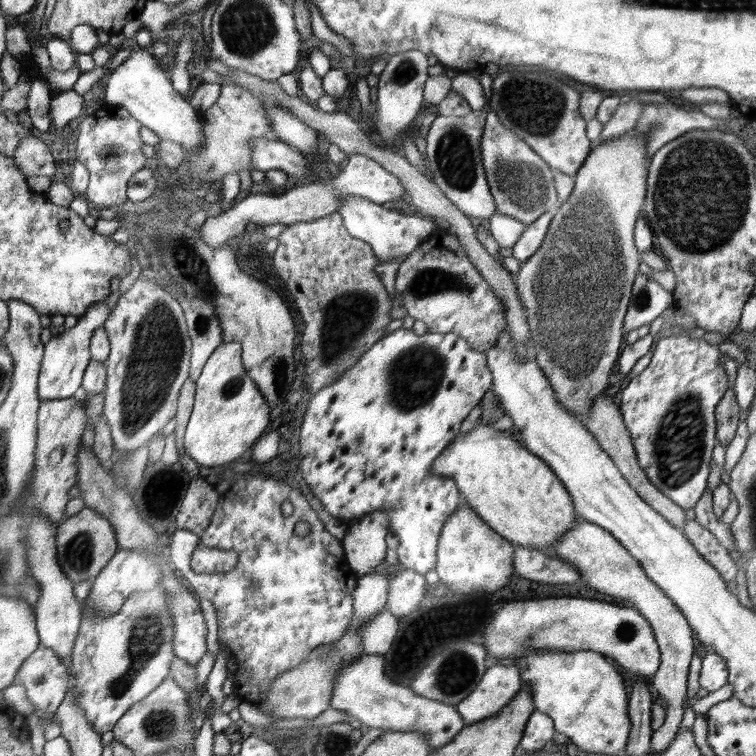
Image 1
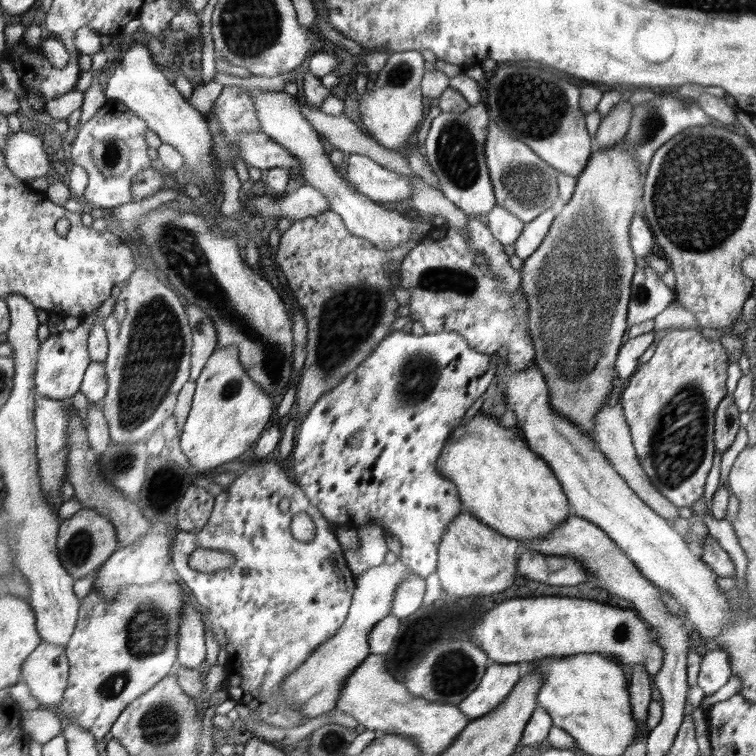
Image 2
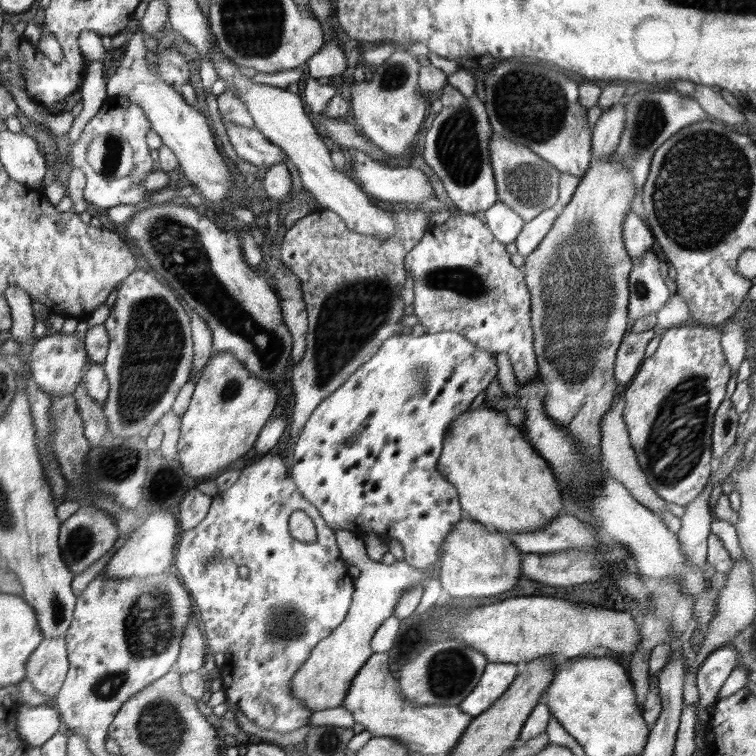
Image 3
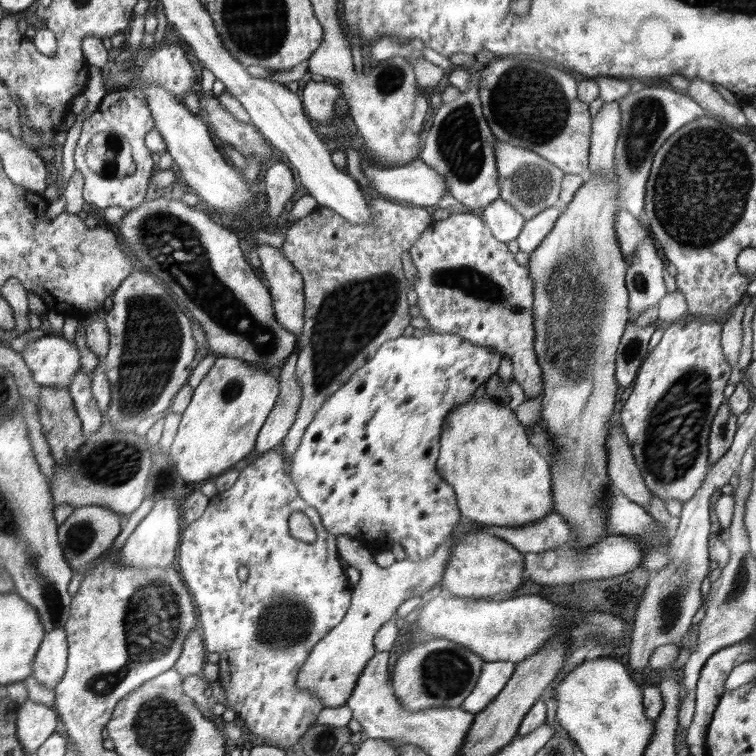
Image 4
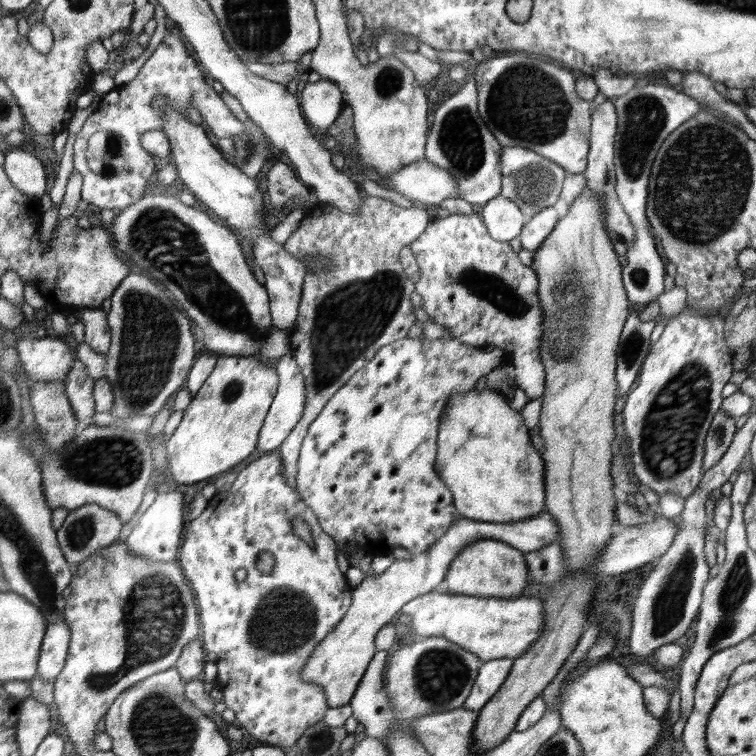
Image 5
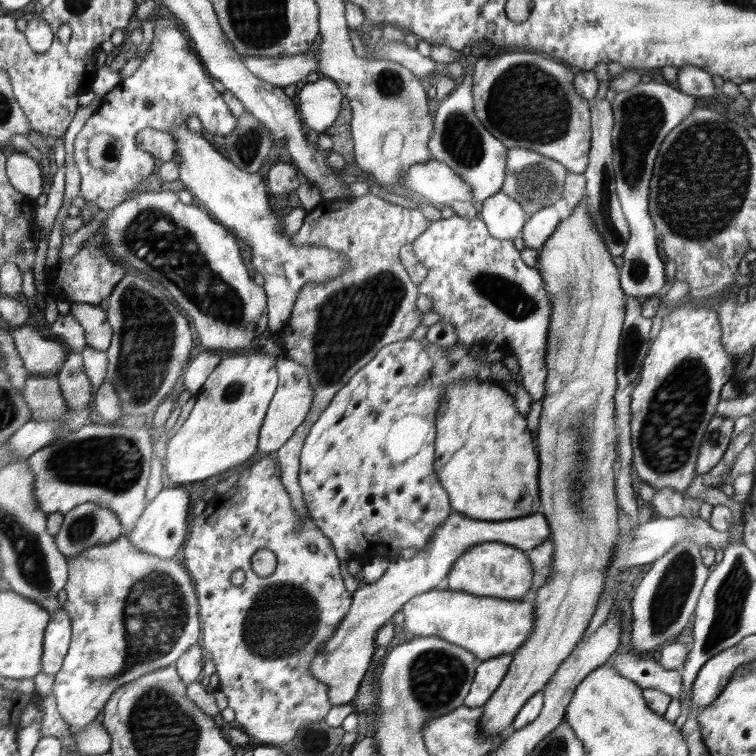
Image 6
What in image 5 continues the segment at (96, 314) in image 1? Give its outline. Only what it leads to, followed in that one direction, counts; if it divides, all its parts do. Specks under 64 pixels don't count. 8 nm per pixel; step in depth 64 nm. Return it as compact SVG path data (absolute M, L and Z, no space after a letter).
M32 331L17 338L18 359L30 381L64 380L72 367L74 352L63 338L38 338Z

